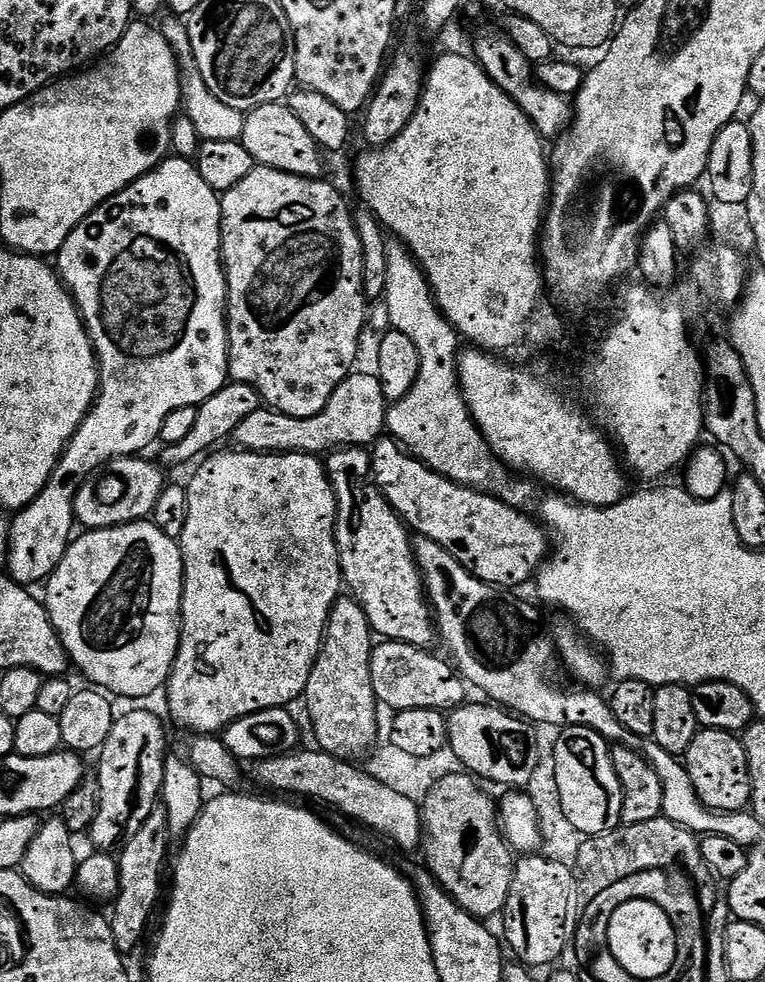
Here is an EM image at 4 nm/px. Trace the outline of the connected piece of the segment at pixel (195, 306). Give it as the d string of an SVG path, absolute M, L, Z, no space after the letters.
M175 154L169 155L153 172L148 172L140 180L135 180L130 186L126 186L118 194L114 194L106 202L99 204L81 224L66 238L66 242L55 257L54 264L60 273L65 288L72 294L80 317L84 320L84 326L88 330L88 337L92 340L92 346L98 357L100 370L100 390L88 416L78 426L74 438L64 447L64 453L54 466L50 474L50 482L26 507L19 509L10 520L10 538L8 539L8 554L6 557L6 571L15 584L33 586L43 585L51 576L52 572L62 562L68 545L73 539L72 527L77 527L76 518L76 495L89 476L100 471L104 465L112 460L118 460L121 456L135 456L144 454L148 447L154 445L160 439L162 422L166 422L166 414L183 408L196 408L205 404L218 390L222 390L229 383L228 374L228 278L224 275L224 258L220 246L220 202L221 197L202 178L202 174L190 160L183 160Z

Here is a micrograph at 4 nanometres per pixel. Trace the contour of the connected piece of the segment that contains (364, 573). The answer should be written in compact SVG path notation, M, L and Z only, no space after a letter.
M364 446L335 449L327 457L326 471L336 495L336 545L347 591L365 611L377 637L431 649L432 643L437 643L438 633L416 564L414 540L408 525L388 505L372 480L369 449Z

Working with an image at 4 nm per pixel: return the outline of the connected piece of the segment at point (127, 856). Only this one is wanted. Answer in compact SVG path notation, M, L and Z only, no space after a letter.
M157 806L150 814L150 818L146 818L146 822L142 822L142 826L138 830L138 834L134 834L119 851L117 862L119 868L119 890L112 902L109 915L109 924L111 933L114 934L115 946L121 955L129 955L128 952L134 951L140 944L148 926L148 918L151 916L160 896L160 870L166 858L164 843L169 843L168 819L166 818L166 810L163 806Z

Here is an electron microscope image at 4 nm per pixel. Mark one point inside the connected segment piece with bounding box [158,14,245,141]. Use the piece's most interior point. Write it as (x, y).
(215, 121)

